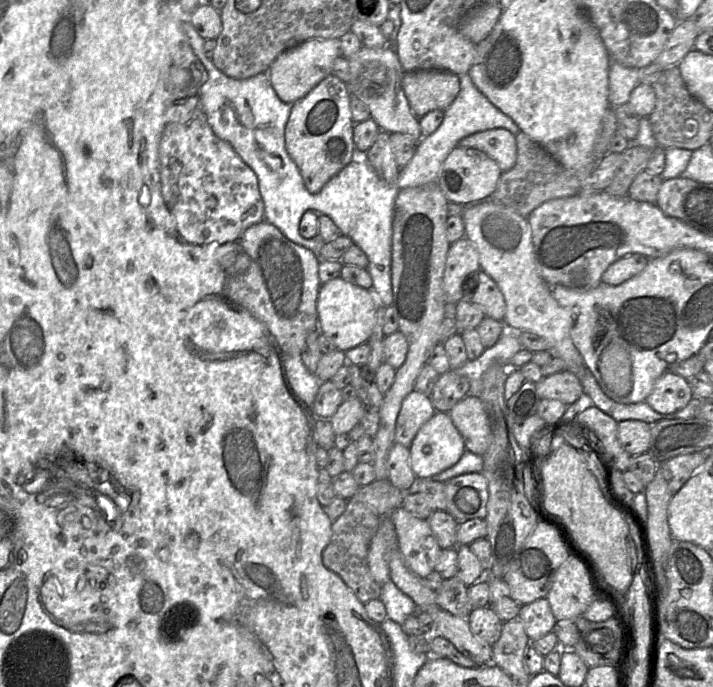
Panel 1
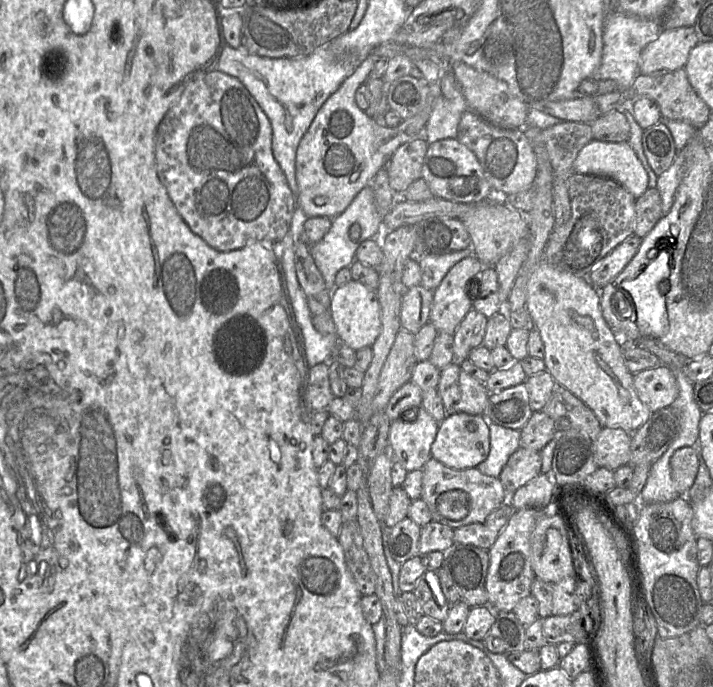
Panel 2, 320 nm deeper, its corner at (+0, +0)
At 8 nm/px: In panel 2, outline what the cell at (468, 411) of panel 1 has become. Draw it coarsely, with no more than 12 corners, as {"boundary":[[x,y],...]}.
{"boundary":[[452,362],[437,386],[447,415],[483,415],[489,392]]}

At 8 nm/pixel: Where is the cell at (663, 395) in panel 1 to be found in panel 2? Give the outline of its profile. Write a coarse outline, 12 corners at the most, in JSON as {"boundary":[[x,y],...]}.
{"boundary":[[664,364],[633,374],[638,398],[651,412],[678,396]]}

